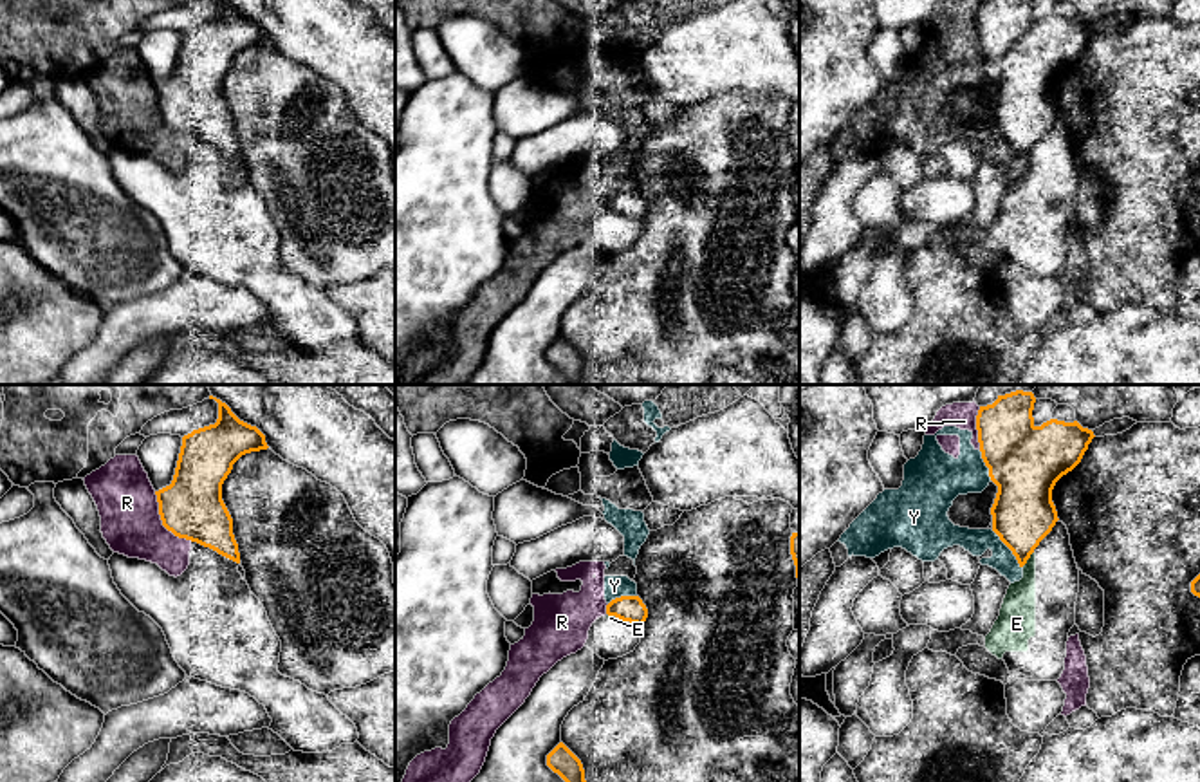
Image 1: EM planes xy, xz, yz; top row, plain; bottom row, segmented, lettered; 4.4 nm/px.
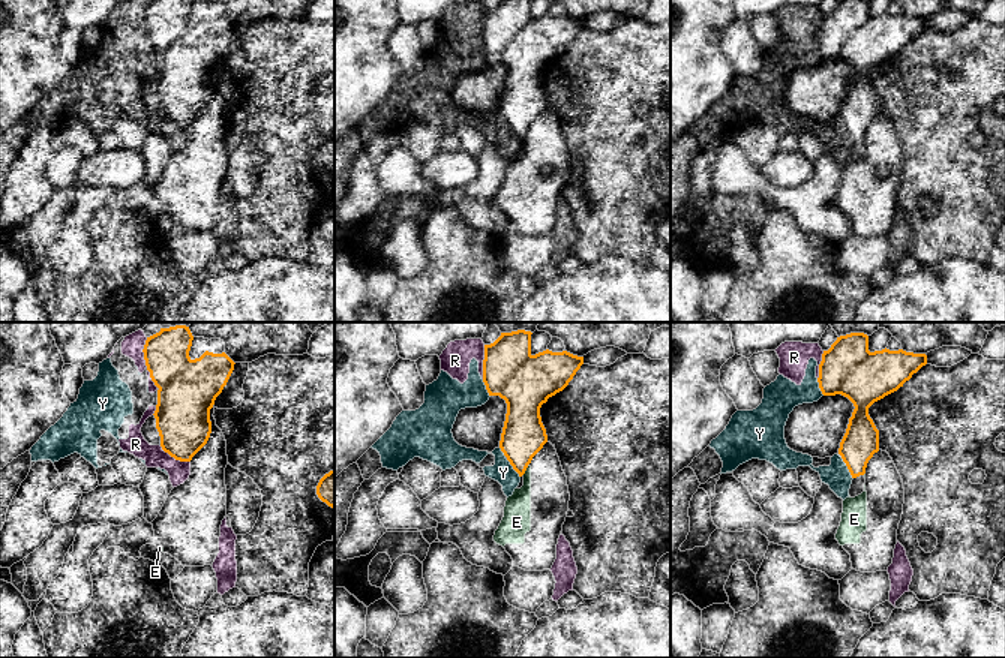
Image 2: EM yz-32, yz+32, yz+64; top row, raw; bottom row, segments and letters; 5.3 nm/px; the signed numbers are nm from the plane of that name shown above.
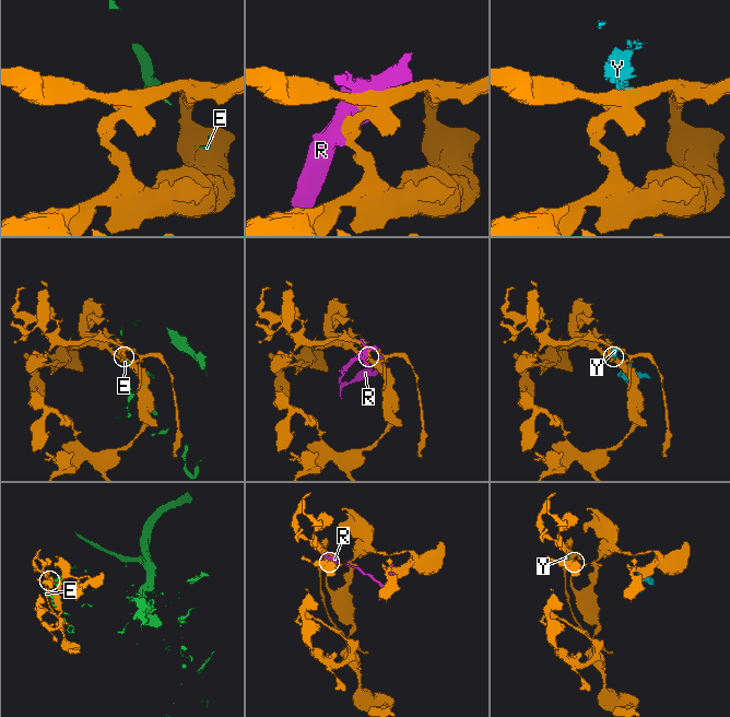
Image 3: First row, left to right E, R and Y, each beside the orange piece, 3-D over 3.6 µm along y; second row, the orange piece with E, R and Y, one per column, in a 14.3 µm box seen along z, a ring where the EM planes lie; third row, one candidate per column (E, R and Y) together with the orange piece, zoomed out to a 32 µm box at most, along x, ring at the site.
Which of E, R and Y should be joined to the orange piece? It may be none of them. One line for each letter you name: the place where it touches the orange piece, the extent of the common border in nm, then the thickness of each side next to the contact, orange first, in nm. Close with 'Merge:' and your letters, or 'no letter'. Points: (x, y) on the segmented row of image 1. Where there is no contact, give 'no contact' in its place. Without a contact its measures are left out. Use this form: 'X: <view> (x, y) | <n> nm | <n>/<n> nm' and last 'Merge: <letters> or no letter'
Merge: no letter

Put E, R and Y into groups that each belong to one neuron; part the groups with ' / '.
E / R Y

